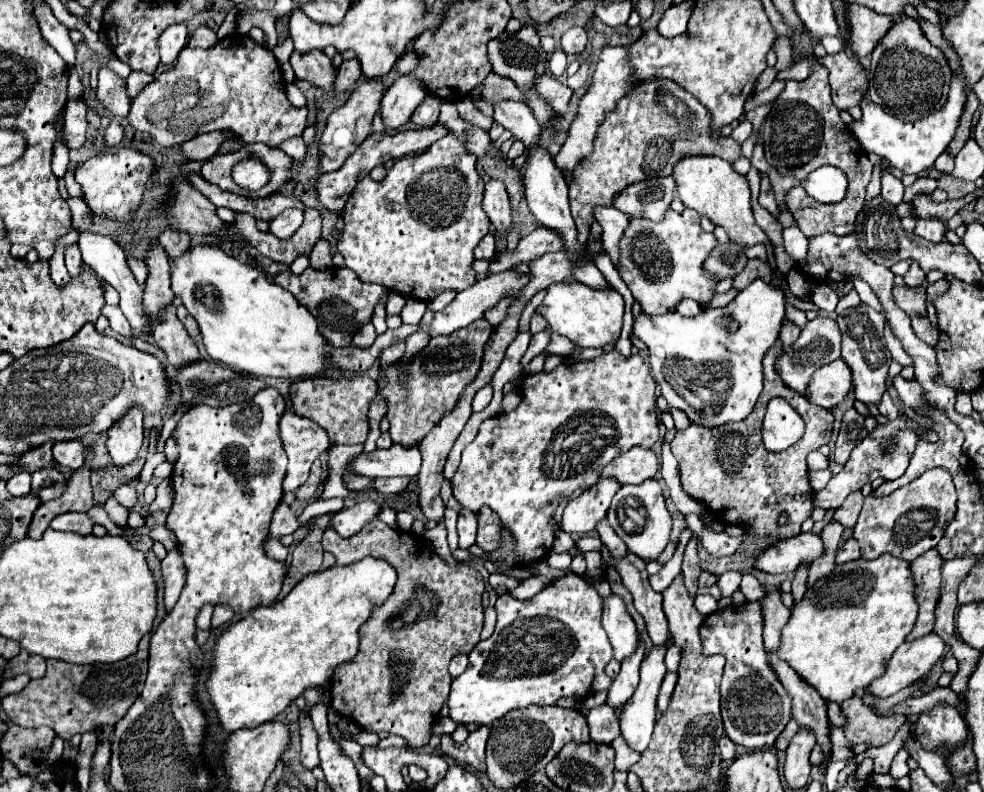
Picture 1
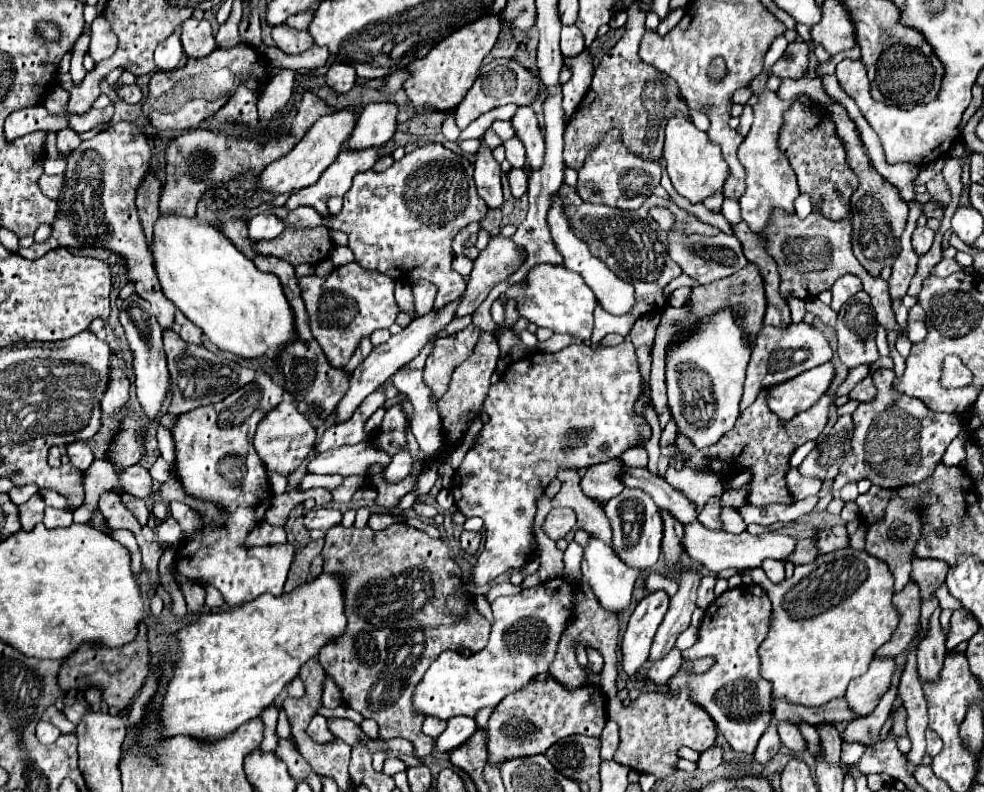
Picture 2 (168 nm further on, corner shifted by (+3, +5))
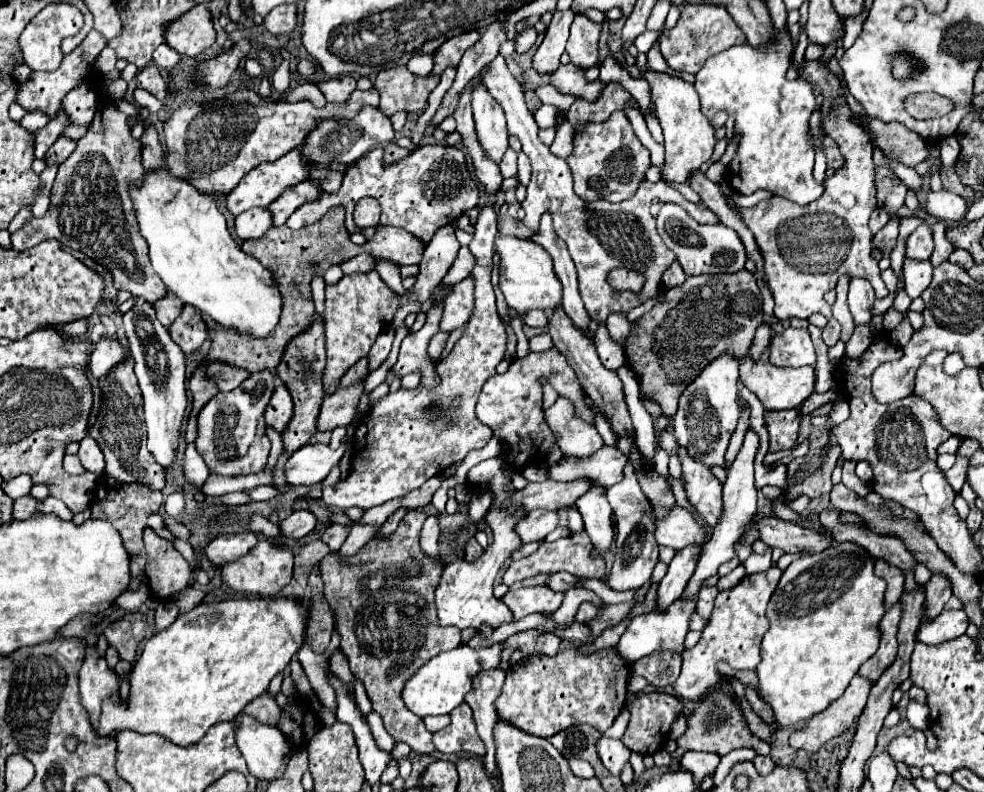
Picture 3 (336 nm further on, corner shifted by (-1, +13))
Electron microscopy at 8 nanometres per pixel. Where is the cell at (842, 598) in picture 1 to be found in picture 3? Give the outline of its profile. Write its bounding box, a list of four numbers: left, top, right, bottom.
[757,543,885,727]

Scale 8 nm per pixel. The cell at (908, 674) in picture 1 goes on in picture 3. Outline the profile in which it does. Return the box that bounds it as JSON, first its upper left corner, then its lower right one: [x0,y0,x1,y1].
[789,675,871,753]

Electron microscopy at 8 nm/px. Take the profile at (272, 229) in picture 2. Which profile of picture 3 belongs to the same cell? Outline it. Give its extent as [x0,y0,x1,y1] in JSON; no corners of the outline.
[235,209,271,241]

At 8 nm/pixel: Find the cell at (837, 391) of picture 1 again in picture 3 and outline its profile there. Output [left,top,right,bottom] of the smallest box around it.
[739,347,815,411]

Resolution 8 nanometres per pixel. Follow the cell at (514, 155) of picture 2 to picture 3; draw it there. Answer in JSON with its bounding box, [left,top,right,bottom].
[519,153,531,187]

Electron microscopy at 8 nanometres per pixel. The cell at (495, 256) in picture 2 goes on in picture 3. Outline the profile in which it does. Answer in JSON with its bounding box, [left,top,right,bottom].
[439,277,473,331]

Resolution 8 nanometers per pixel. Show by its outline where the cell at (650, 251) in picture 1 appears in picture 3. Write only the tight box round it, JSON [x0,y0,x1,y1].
[481,55,719,323]

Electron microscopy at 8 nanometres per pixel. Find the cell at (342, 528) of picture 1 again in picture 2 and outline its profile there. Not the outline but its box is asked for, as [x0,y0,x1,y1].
[305,507,343,531]

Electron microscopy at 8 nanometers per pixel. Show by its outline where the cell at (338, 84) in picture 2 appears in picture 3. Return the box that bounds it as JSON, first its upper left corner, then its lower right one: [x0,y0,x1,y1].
[319,75,357,103]

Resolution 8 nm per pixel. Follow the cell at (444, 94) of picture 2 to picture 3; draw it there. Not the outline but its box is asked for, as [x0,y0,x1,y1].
[433,31,479,75]

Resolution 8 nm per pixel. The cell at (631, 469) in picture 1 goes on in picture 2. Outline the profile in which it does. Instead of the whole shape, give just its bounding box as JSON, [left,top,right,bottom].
[581,459,625,503]

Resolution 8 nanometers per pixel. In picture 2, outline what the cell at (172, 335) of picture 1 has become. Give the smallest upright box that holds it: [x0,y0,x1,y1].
[17,123,175,329]

